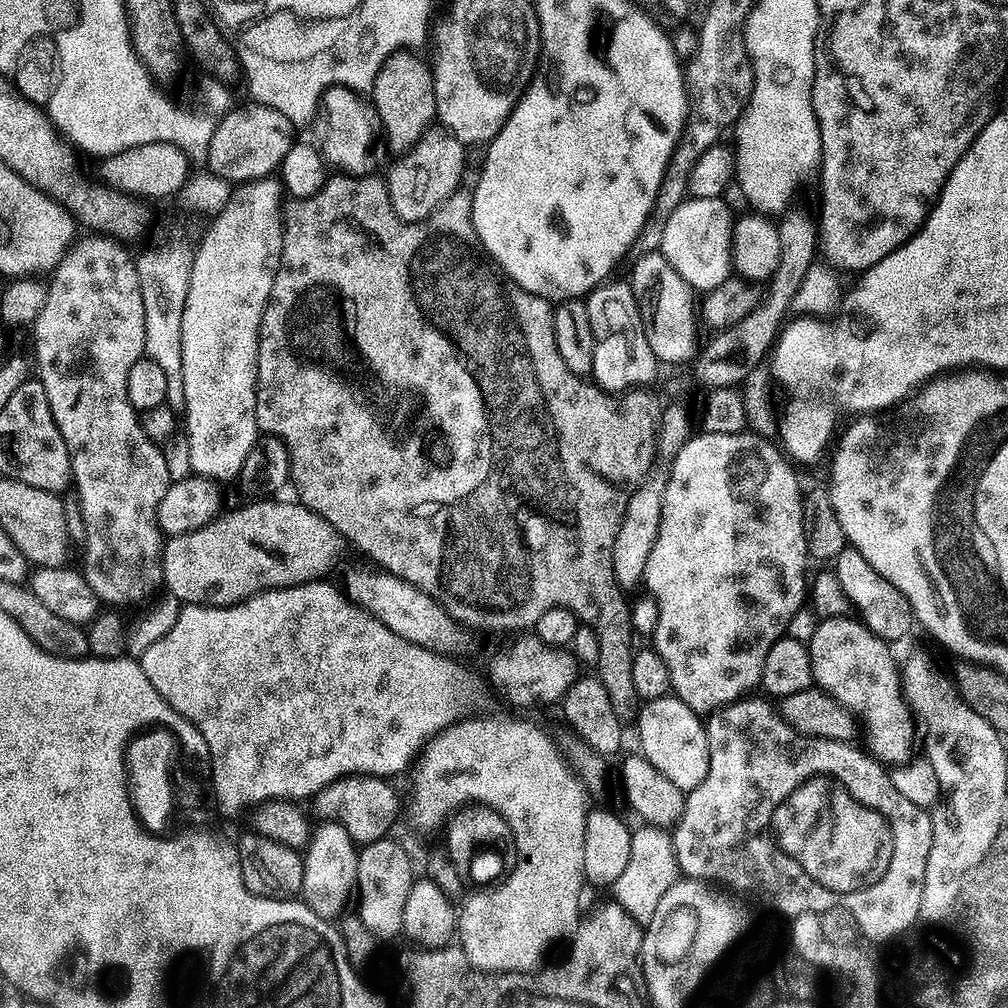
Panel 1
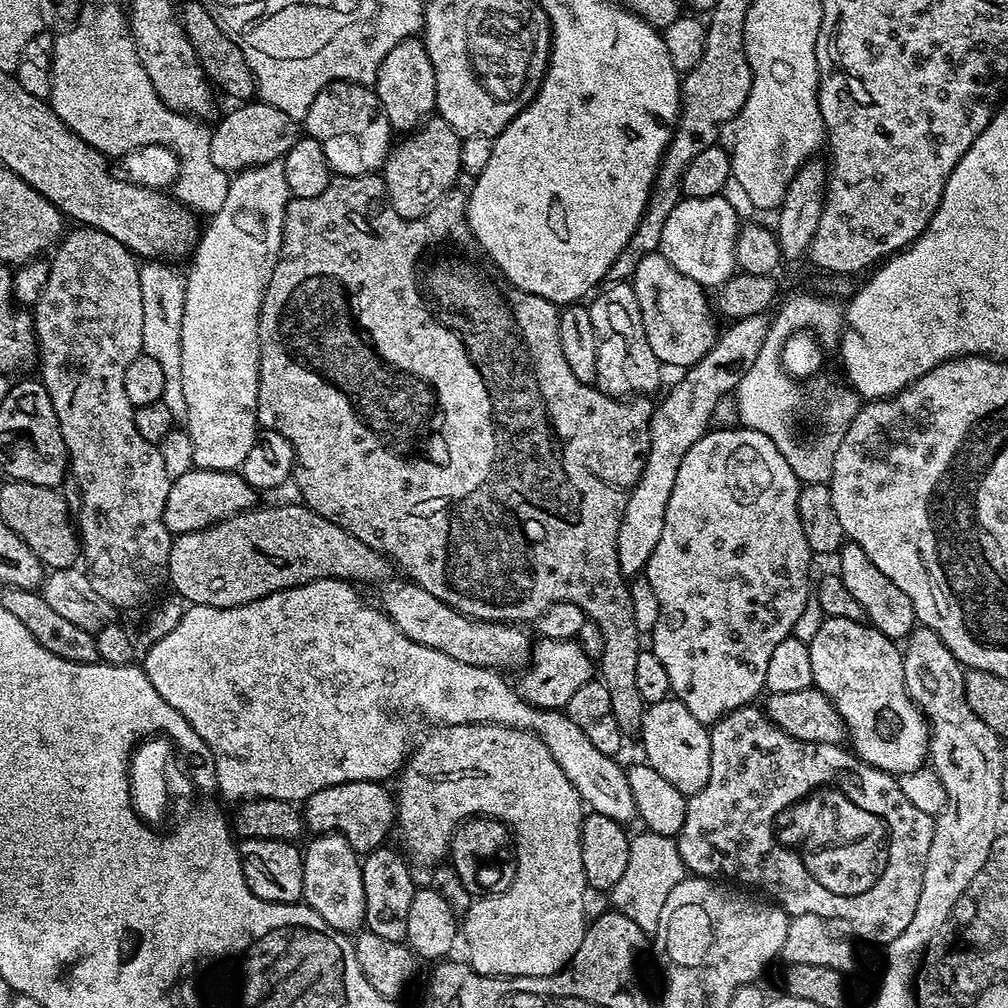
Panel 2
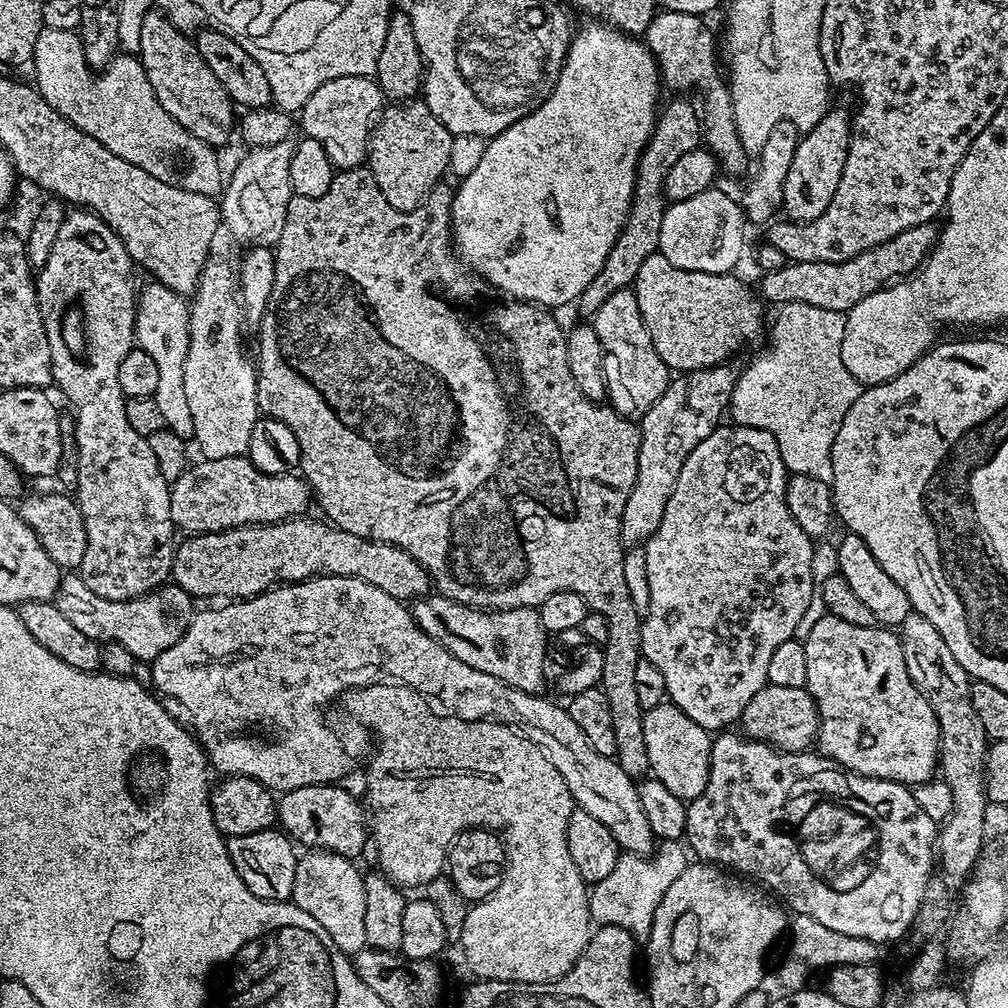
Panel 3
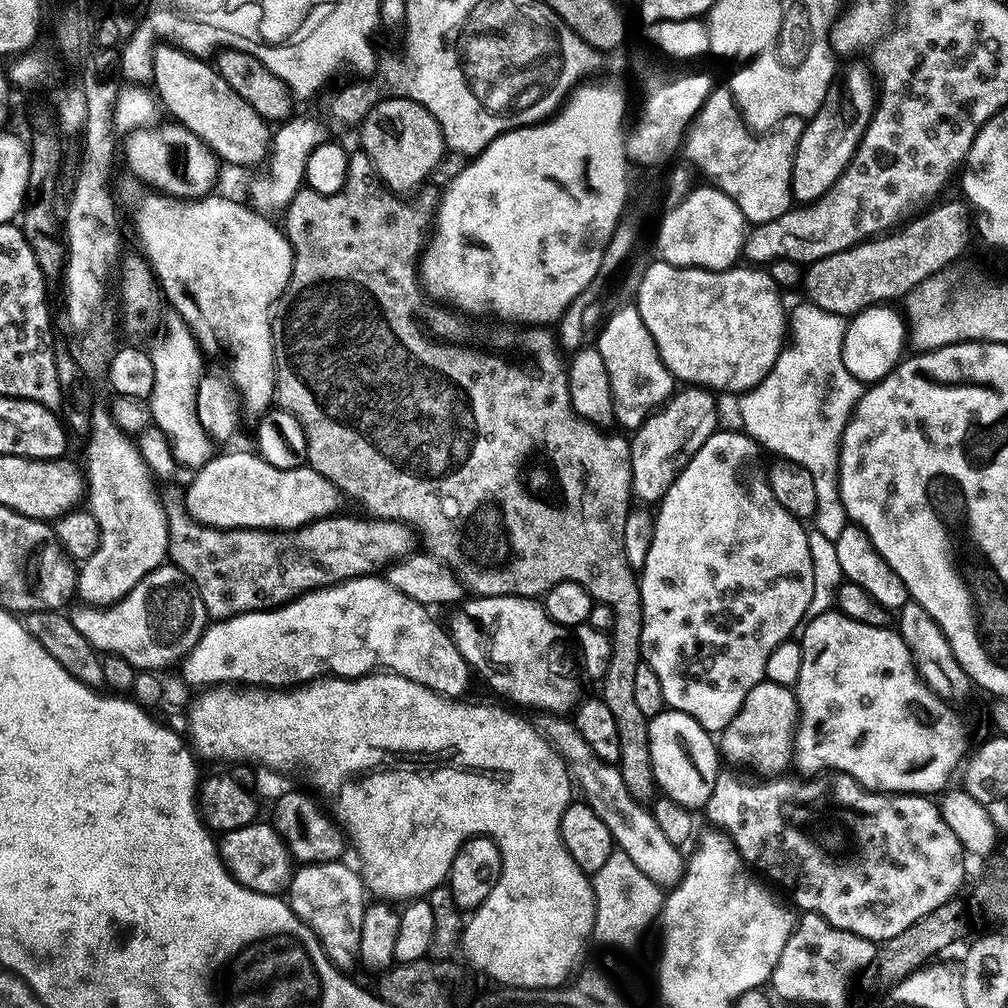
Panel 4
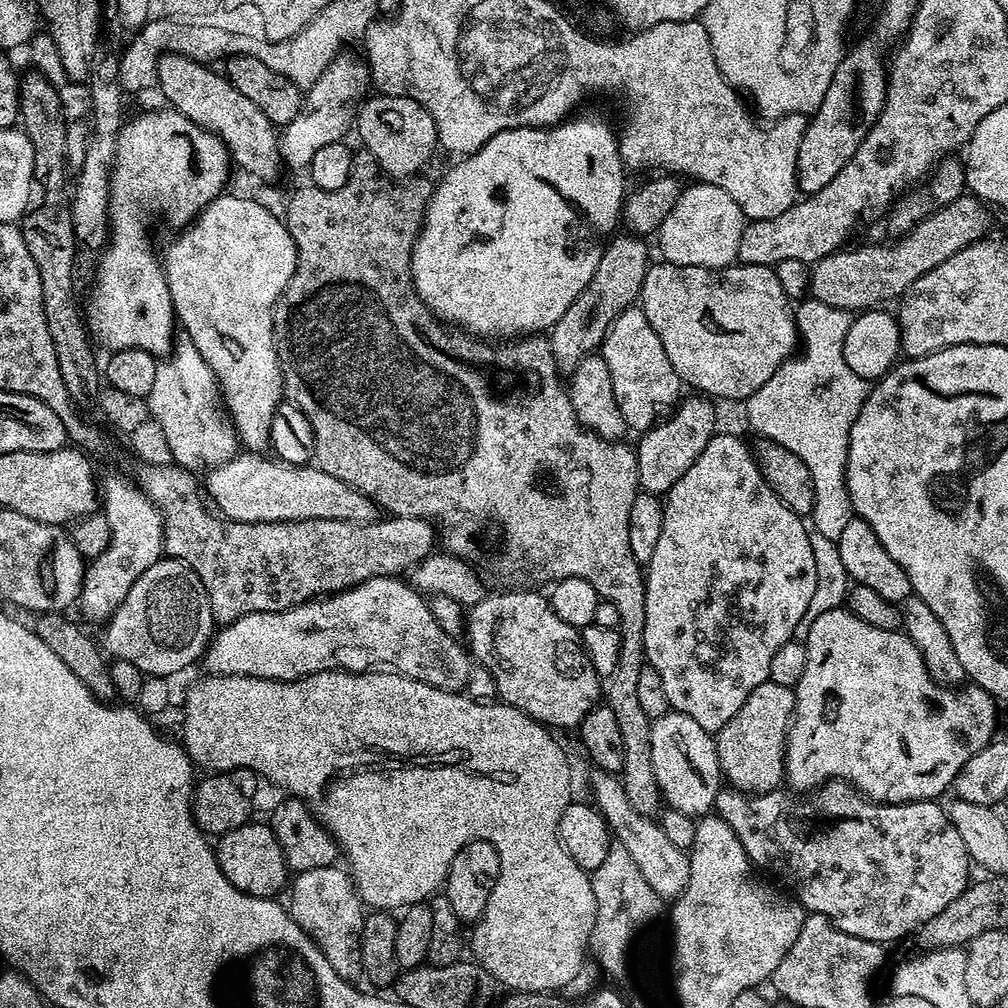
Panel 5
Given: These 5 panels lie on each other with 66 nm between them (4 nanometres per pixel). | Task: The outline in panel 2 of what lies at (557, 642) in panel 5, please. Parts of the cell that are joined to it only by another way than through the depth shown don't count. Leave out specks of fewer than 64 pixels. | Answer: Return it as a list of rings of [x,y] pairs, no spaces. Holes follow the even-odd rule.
[[[411,582],[396,583],[389,583],[383,589],[385,592],[381,594],[379,603],[394,626],[398,626],[398,630],[402,630],[402,634],[406,634],[414,642],[430,646],[434,650],[442,650],[442,654],[450,654],[450,658],[458,662],[466,662],[479,668],[505,670],[504,668],[519,669],[527,665],[534,640],[520,629],[523,627],[519,623],[495,624],[493,620],[472,620],[422,586]]]

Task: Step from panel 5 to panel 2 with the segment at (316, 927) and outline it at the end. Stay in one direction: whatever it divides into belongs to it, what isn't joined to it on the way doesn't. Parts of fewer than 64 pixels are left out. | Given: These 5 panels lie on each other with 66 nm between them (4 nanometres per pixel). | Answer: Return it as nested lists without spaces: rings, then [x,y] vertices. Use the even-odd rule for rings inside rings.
[[[316,834],[308,849],[303,849],[303,903],[331,926],[333,932],[355,934],[364,928],[364,887],[362,886],[361,857],[352,851],[346,838],[335,834]]]

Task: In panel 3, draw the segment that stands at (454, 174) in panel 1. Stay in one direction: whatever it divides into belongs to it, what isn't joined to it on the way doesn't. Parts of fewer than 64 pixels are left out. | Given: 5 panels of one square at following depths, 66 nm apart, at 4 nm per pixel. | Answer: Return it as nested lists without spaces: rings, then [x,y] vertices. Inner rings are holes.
[[[400,102],[395,106],[384,108],[371,131],[371,143],[366,164],[378,182],[378,190],[382,190],[386,202],[390,202],[390,206],[394,206],[394,210],[409,212],[427,200],[429,194],[436,189],[437,184],[445,179],[444,171],[447,170],[448,163],[452,160],[452,143],[454,143],[452,133],[446,130],[446,126],[442,126],[442,122],[438,122],[438,118],[434,118],[434,114],[427,104]]]

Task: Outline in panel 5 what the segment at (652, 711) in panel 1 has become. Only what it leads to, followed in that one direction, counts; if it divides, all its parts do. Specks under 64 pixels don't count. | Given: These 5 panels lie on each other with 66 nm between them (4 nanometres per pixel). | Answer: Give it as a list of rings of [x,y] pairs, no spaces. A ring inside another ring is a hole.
[[[670,710],[662,718],[652,721],[650,746],[654,750],[654,774],[658,778],[663,803],[693,818],[709,815],[715,809],[716,796],[722,790],[722,773],[713,733],[702,730],[694,718]]]

